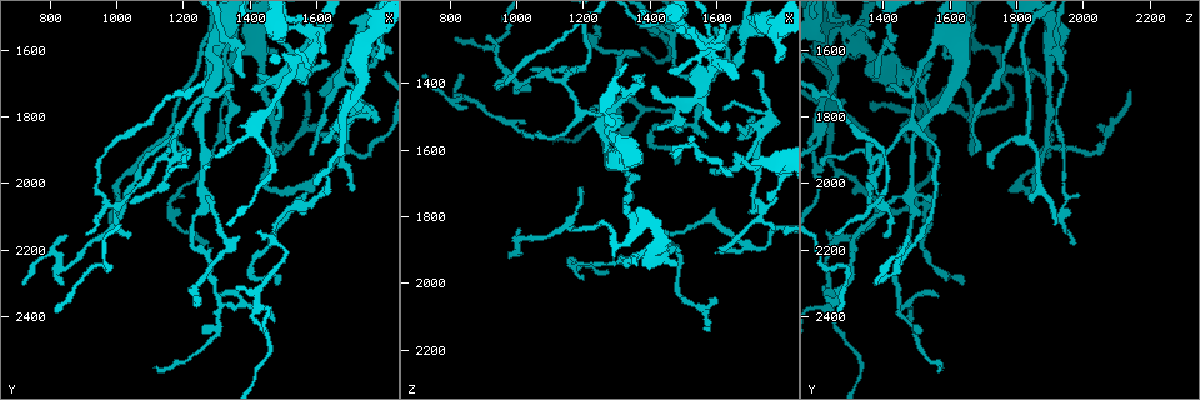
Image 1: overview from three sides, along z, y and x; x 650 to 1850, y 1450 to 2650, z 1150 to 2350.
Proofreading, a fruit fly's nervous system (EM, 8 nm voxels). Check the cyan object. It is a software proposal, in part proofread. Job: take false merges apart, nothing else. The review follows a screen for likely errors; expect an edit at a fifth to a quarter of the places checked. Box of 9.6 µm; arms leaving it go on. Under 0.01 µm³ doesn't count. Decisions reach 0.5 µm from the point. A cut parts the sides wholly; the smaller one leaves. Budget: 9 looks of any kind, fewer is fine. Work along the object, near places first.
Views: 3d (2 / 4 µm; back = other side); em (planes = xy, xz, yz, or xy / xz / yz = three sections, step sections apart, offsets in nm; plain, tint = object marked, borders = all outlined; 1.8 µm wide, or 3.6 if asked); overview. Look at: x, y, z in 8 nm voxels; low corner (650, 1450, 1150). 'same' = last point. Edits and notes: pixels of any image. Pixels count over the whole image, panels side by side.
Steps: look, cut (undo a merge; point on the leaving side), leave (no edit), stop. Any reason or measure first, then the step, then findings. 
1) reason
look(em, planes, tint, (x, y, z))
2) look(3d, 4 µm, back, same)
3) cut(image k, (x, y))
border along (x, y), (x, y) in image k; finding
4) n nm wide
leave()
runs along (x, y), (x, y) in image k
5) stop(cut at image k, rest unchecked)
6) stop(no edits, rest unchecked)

abrupt turn
look(em, planes, borders, (1510, 2210, 1230))

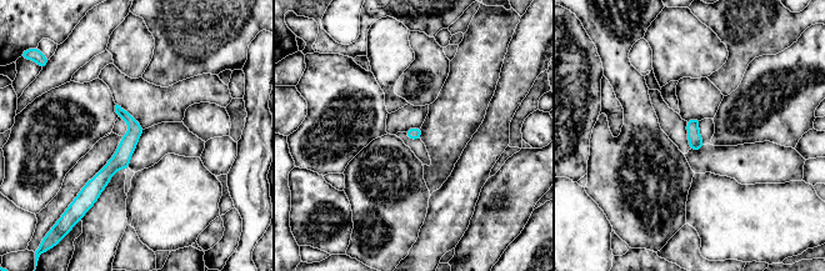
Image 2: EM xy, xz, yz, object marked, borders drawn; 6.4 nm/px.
leave()
runs along (118, 109), (131, 137), (86, 191) in image 2; all the same neuron

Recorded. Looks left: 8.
abrupt turn
look(3d, 4 µm, (1540, 2060, 1520))

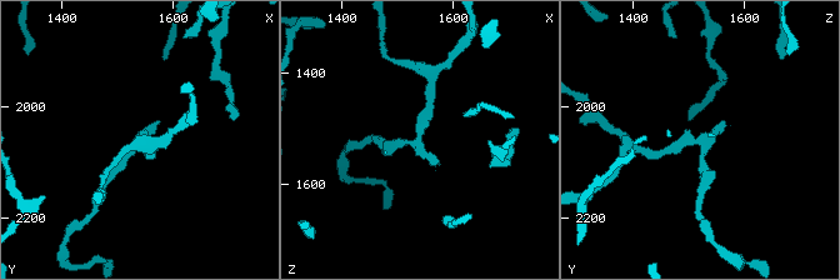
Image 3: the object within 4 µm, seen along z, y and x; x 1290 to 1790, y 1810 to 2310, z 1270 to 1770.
look(em, yz, step 16, tint, (1540, 2070, 1520))

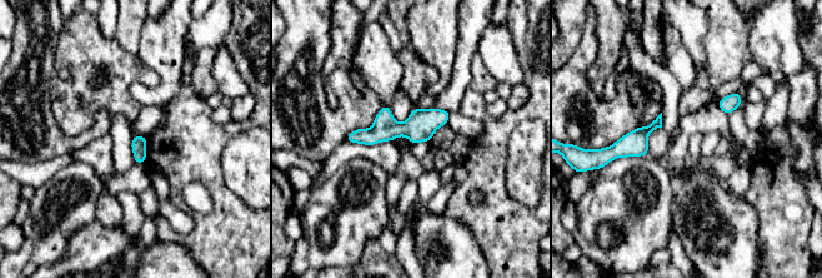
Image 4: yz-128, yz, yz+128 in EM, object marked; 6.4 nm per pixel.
100 nm wide
leave()
runs along (446, 114), (417, 128), (350, 138) in image 4; one neuron here

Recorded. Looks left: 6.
abrupt turn
look(em, xy, step 4, tint, (1740, 1760, 1550))

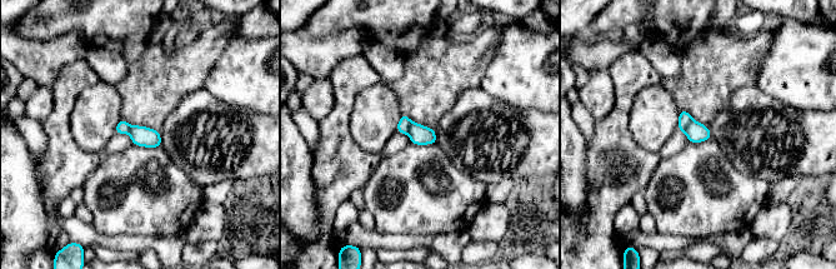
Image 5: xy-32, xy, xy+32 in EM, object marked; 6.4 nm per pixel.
look(em, planes, tint, same)

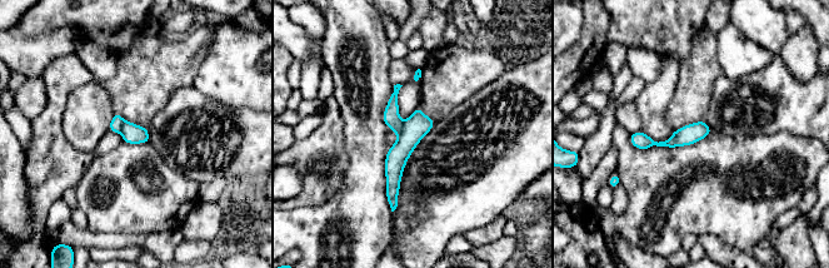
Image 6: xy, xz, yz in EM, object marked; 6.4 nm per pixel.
leave()
runs along (394, 95), (401, 150), (393, 203) in image 6; continuous, no second neuron

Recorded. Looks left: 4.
arms run side by side
look(3d, 2 µm, (1590, 1590, 1310))

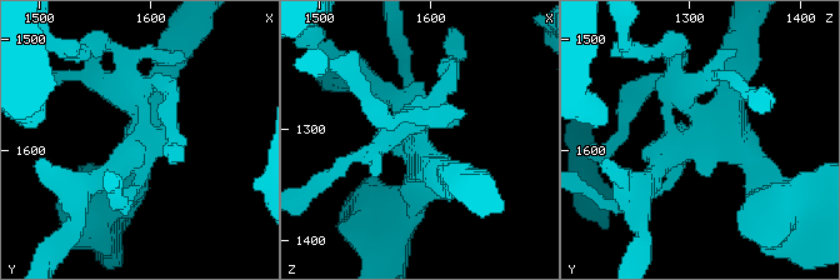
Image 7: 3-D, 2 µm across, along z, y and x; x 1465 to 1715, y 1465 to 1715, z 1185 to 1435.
shape alone is not enough
look(em, planes, borders, (1588, 1578, 1304))

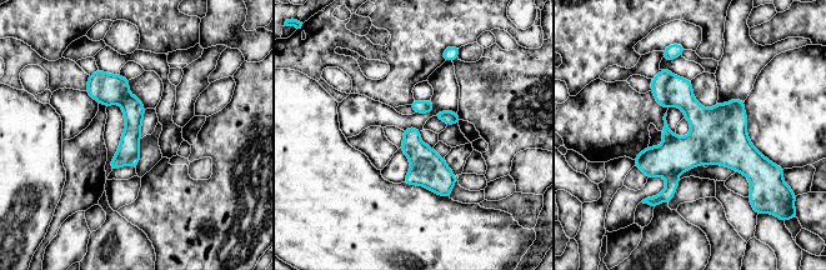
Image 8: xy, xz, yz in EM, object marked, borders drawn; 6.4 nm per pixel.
150 nm wide
cut(image 8, (659, 83))
two neurons meet here

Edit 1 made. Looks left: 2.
stop(cut at image 8, rest unchecked)

